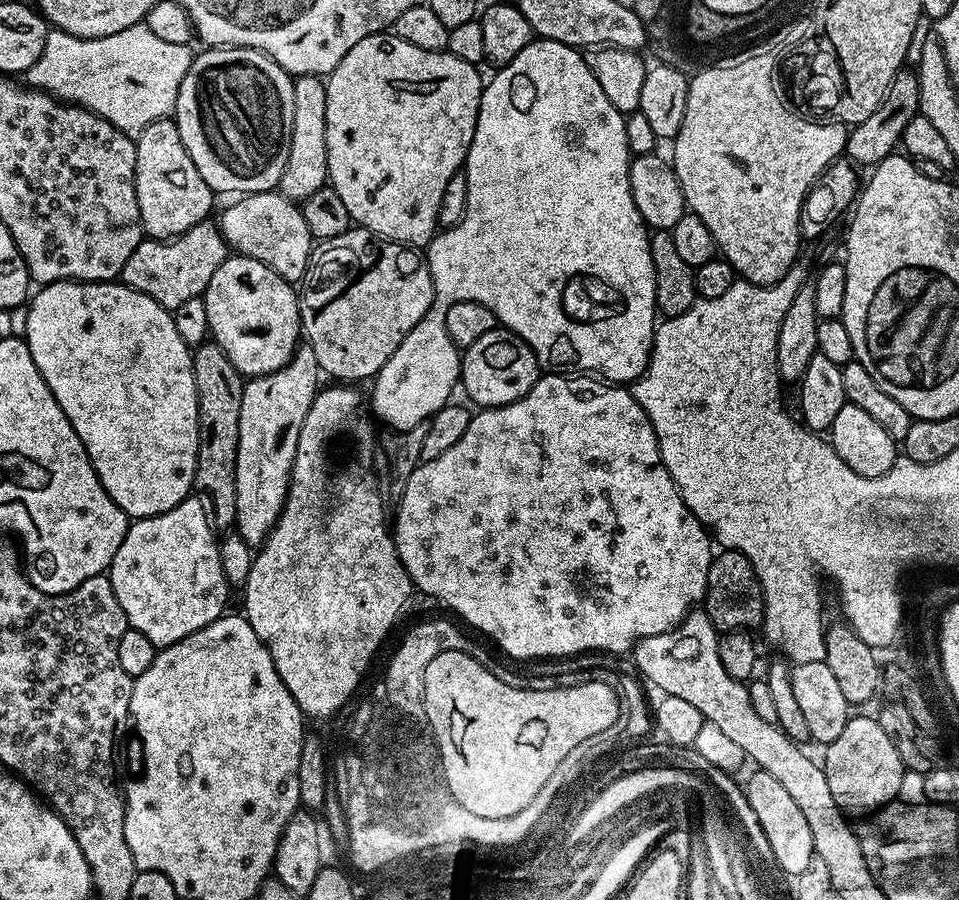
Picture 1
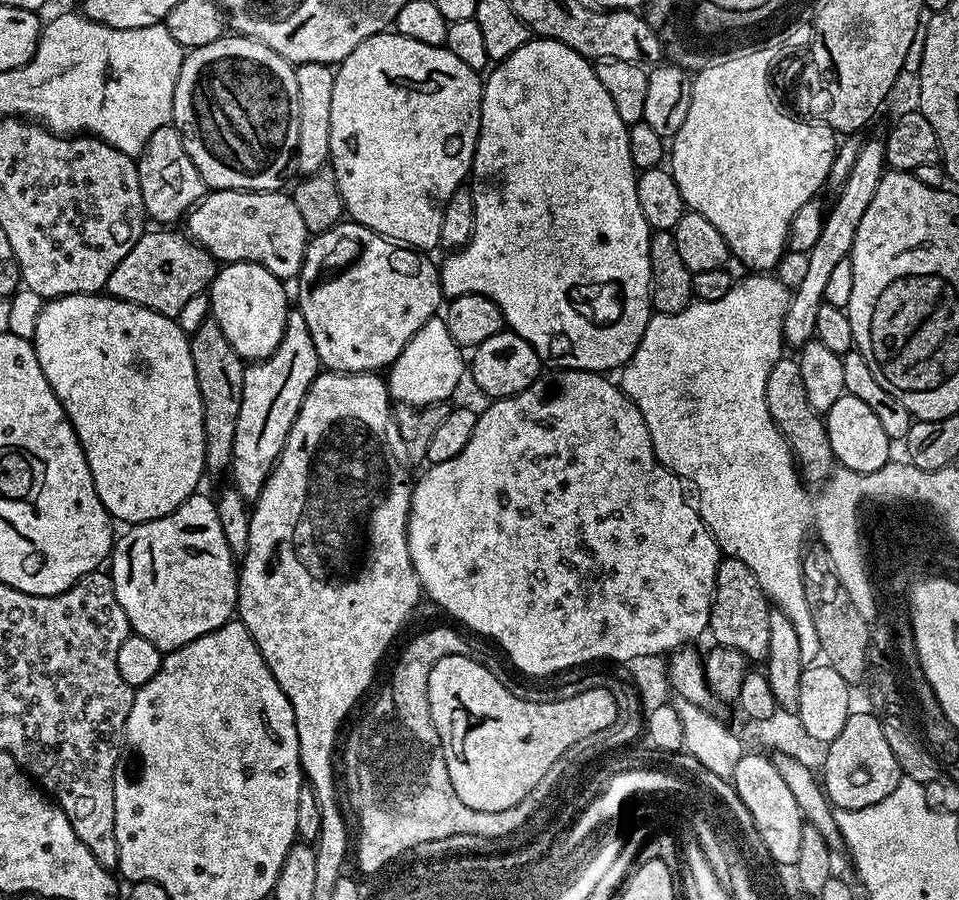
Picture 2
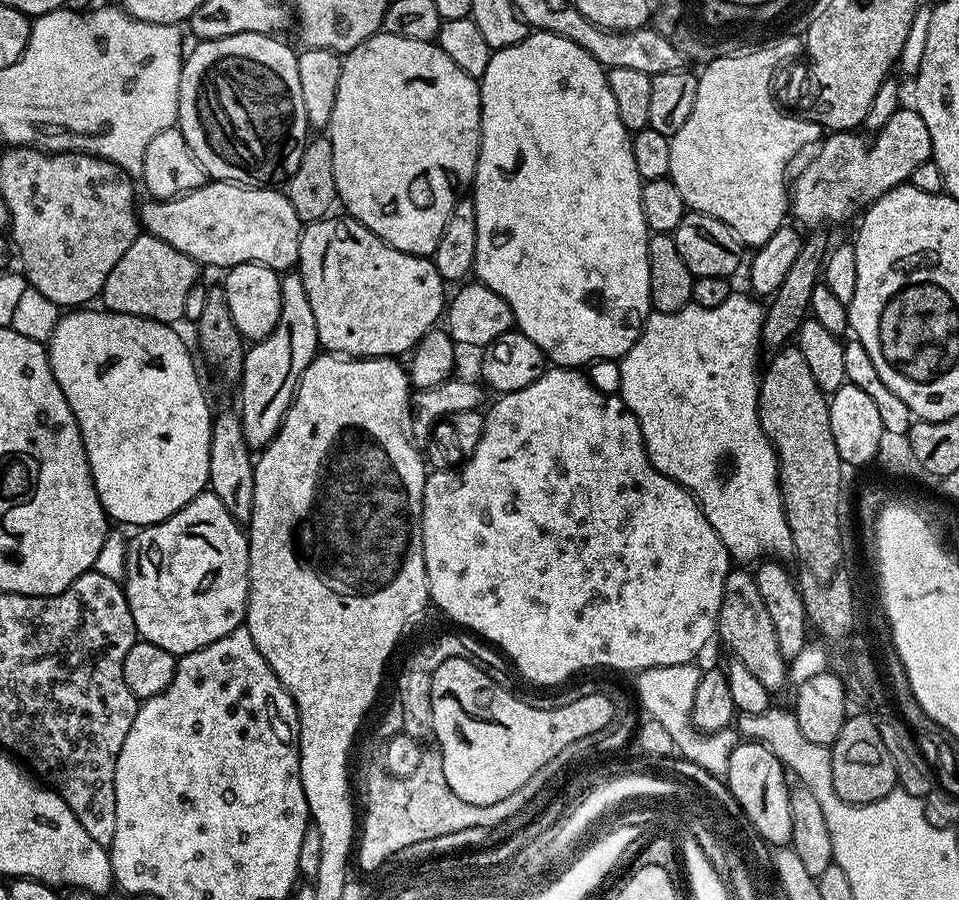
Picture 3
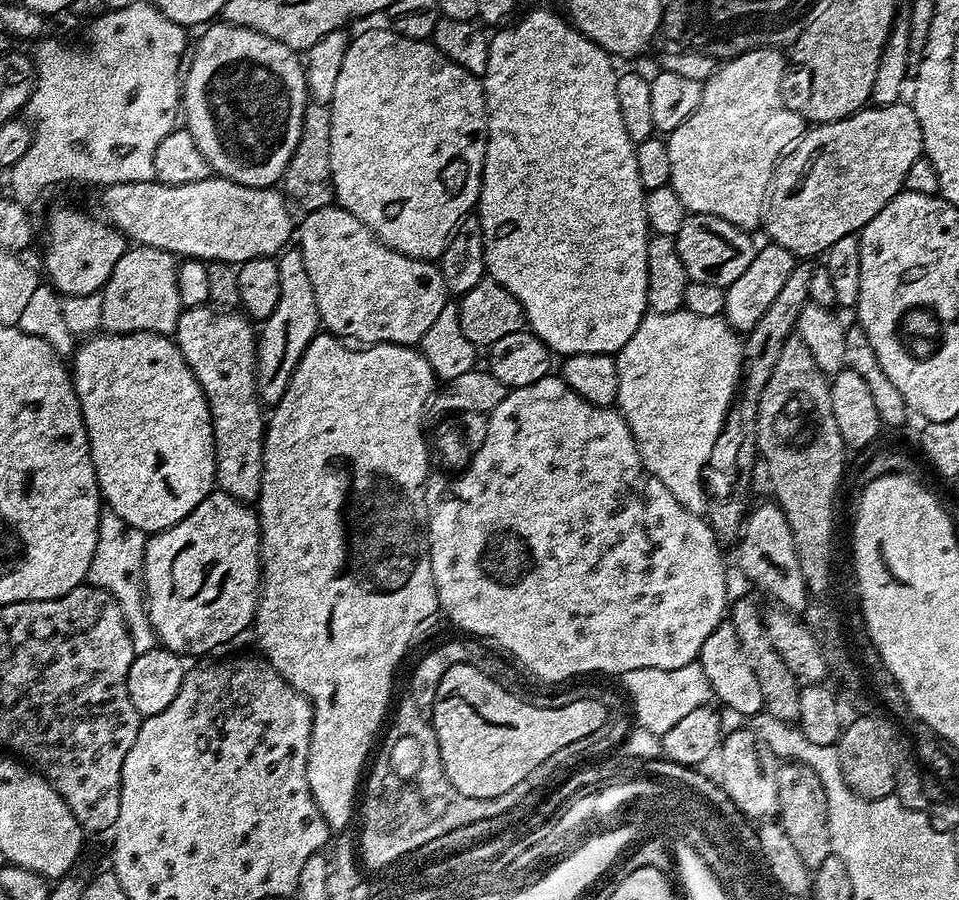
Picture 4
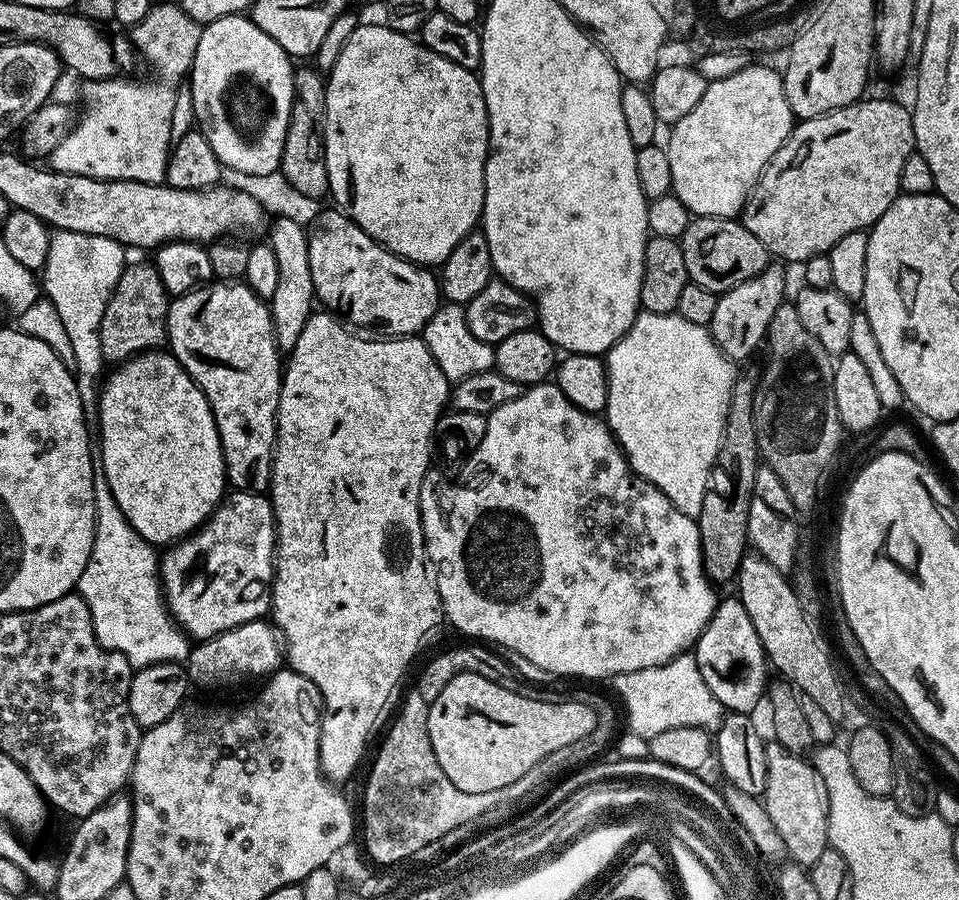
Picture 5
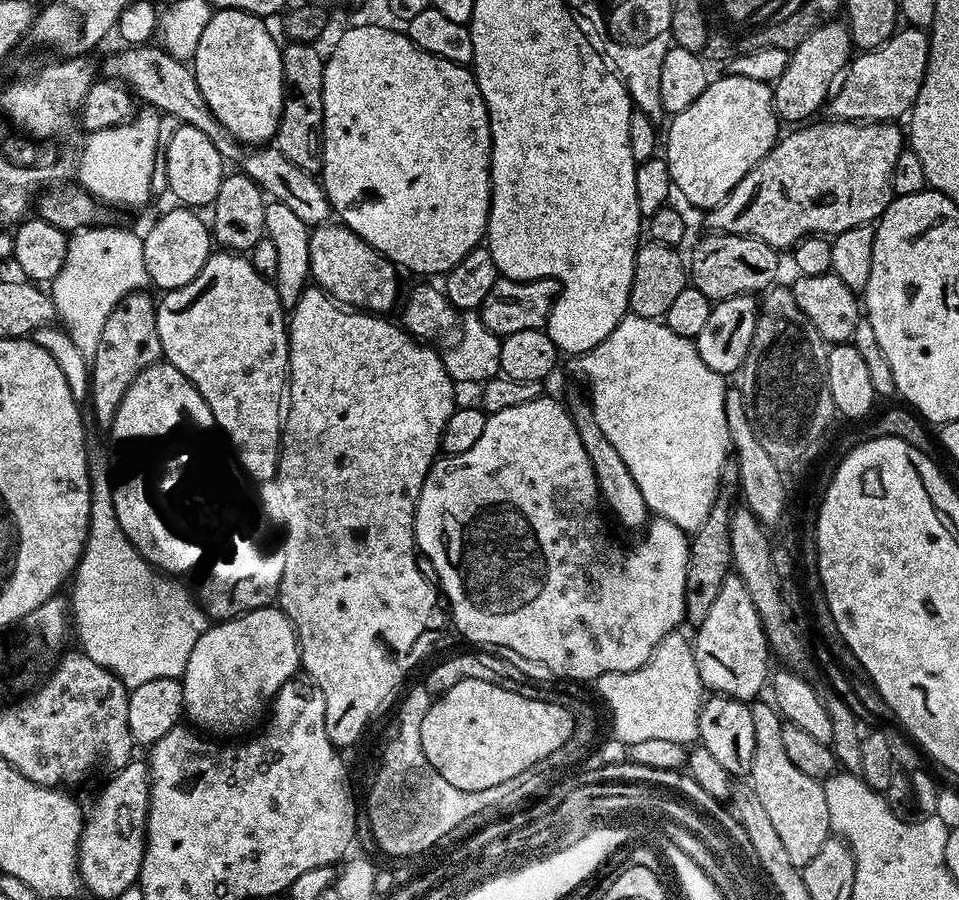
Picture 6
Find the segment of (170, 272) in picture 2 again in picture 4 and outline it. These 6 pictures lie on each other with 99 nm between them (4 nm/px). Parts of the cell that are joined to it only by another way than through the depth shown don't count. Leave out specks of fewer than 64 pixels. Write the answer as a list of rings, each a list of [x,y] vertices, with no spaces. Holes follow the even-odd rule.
[[[138,244],[125,247],[122,258],[114,266],[108,281],[104,283],[101,298],[100,328],[110,332],[153,332],[163,336],[172,336],[182,311],[178,298],[178,260],[171,252],[158,250],[154,246]]]

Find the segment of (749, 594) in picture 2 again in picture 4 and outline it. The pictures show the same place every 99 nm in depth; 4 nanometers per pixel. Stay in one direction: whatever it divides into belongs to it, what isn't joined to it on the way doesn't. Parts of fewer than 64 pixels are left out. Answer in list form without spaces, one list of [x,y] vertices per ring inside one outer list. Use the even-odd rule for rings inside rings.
[[[733,599],[730,604],[730,623],[734,626],[734,630],[738,633],[738,642],[742,646],[742,654],[746,654],[746,662],[750,662],[750,670],[754,670],[754,678],[758,678],[758,687],[762,690],[762,702],[764,703],[764,712],[769,716],[796,722],[800,719],[800,706],[798,698],[800,697],[801,681],[793,674],[790,667],[786,666],[782,657],[774,646],[770,644],[770,637],[767,634],[764,625],[764,615],[762,608],[759,608],[752,600],[736,600]]]

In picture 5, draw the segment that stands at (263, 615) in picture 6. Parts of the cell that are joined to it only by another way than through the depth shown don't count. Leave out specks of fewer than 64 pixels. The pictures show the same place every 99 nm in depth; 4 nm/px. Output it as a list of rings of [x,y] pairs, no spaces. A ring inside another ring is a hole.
[[[265,619],[242,623],[191,647],[186,661],[189,681],[200,686],[228,686],[248,678],[271,675],[282,662],[282,644],[275,627]]]

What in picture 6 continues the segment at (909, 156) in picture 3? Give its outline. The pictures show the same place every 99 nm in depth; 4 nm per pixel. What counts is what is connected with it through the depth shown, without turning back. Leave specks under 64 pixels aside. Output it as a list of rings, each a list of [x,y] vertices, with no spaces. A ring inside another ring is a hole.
[[[827,119],[822,121],[821,124],[805,123],[803,126],[792,130],[789,136],[781,135],[776,143],[772,145],[772,149],[748,171],[746,178],[742,178],[742,182],[738,182],[738,186],[734,186],[734,190],[730,195],[717,208],[711,209],[707,213],[709,229],[727,232],[730,236],[753,236],[777,250],[791,250],[807,235],[831,238],[838,235],[842,230],[850,230],[854,226],[872,224],[879,220],[882,213],[886,210],[886,206],[894,199],[892,194],[894,162],[898,162],[898,154],[902,154],[906,150],[906,136],[902,131],[901,125],[896,122],[861,122],[858,120]]]

